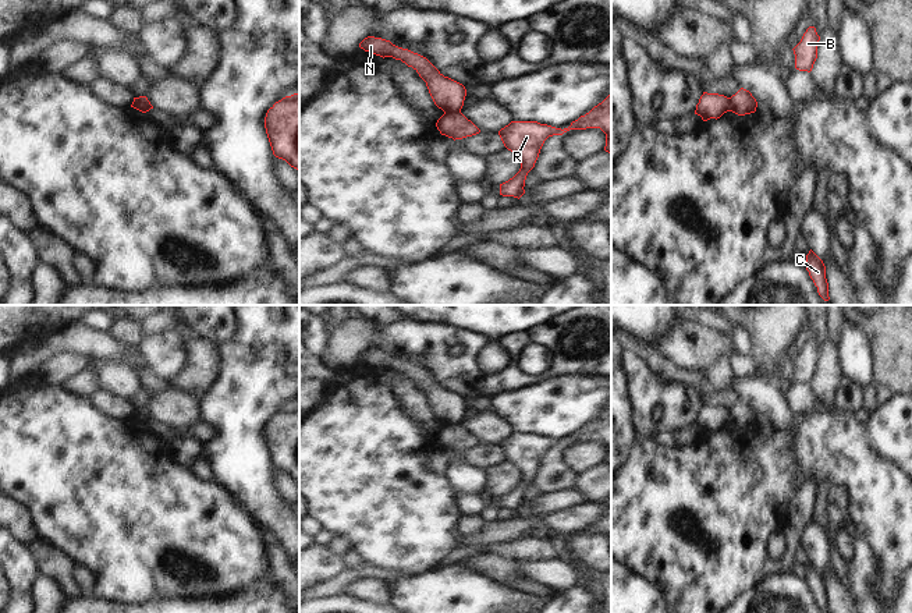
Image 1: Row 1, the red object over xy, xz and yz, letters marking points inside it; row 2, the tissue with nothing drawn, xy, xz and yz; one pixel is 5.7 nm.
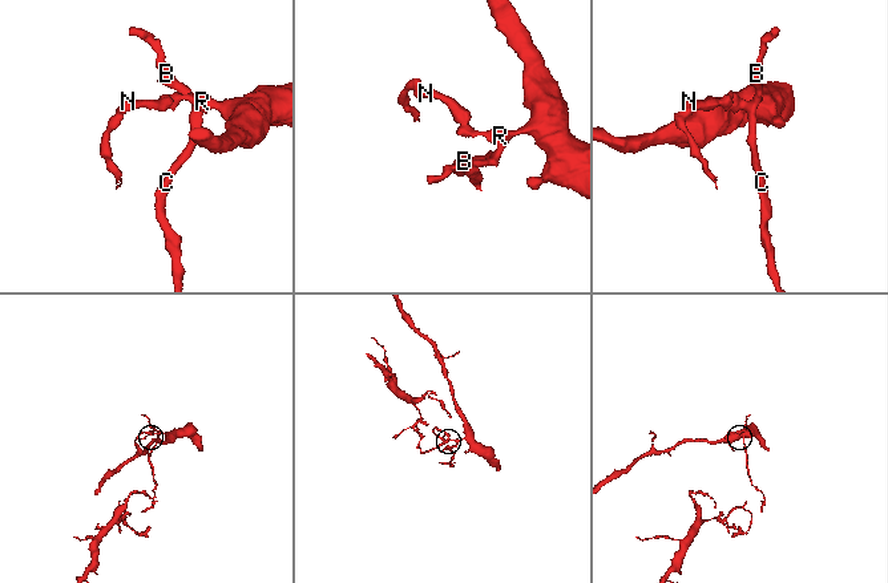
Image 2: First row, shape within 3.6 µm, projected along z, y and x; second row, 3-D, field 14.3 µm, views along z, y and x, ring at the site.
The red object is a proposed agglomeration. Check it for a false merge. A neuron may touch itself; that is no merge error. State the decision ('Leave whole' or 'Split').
Split

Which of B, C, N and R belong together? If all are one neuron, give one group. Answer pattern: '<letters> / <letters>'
B C R / N

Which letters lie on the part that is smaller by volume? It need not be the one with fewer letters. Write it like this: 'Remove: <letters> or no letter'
Remove: N

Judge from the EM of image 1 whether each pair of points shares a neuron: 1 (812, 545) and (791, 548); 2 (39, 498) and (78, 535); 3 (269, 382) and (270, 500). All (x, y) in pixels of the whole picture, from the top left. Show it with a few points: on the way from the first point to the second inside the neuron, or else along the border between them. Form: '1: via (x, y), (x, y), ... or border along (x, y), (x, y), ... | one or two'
1: border along (811, 520), (804, 530), (799, 544) | two
2: via (49, 506), (68, 525) | one
3: via (251, 411), (251, 471) | one

